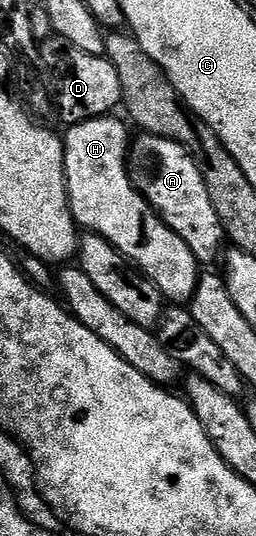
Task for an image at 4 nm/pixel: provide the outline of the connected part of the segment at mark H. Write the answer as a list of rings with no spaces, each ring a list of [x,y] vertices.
[[[118,117],[75,123],[67,130],[70,132],[64,135],[66,193],[70,196],[70,214],[83,232],[107,239],[125,259],[136,265],[141,274],[158,286],[163,300],[174,305],[189,304],[200,278],[198,258],[183,239],[172,233],[154,206],[134,188],[128,170],[131,128],[114,118]]]

